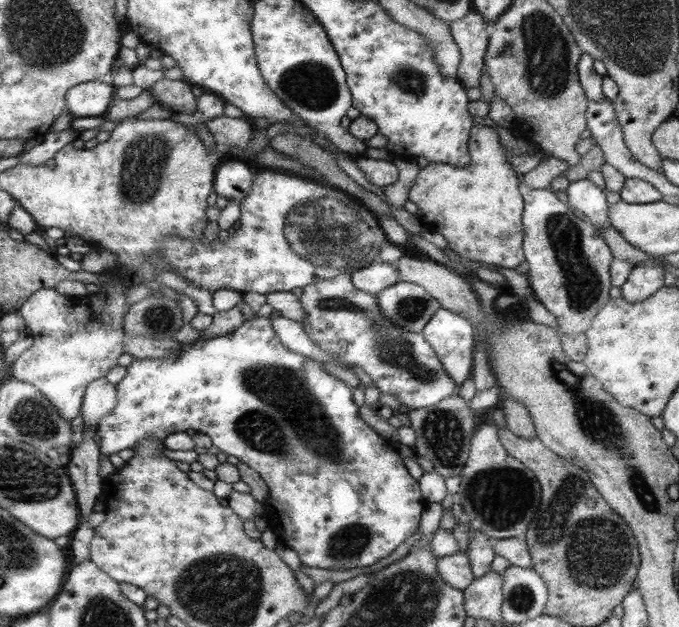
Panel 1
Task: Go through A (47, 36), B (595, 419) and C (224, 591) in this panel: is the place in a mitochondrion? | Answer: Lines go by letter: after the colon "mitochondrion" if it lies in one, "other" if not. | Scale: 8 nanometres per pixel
A: mitochondrion
B: mitochondrion
C: mitochondrion

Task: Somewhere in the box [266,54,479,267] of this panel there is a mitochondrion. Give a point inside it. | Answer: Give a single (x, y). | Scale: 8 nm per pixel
(311, 84)

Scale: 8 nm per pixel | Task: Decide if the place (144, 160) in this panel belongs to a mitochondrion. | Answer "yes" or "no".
yes

